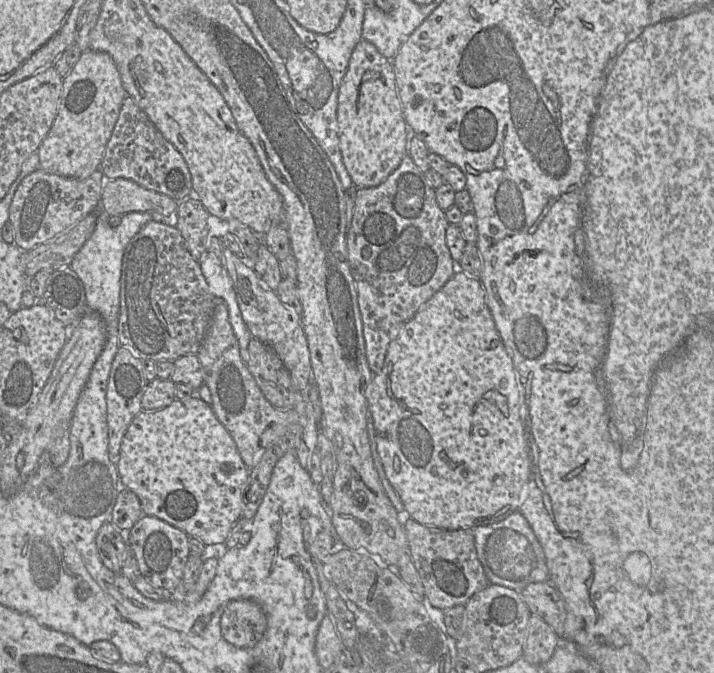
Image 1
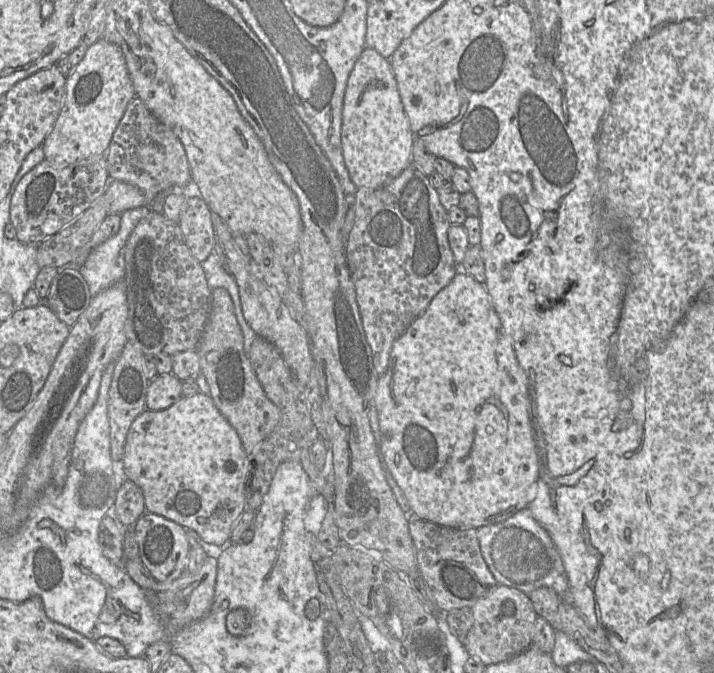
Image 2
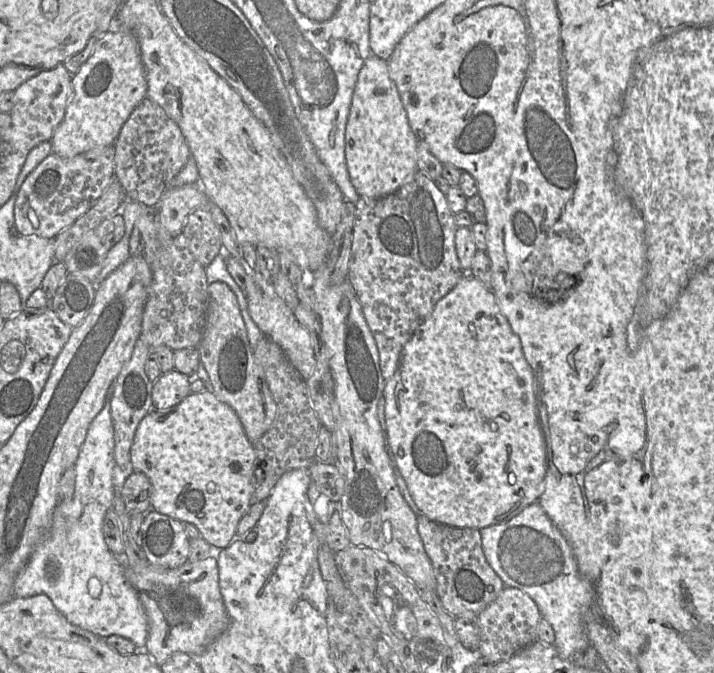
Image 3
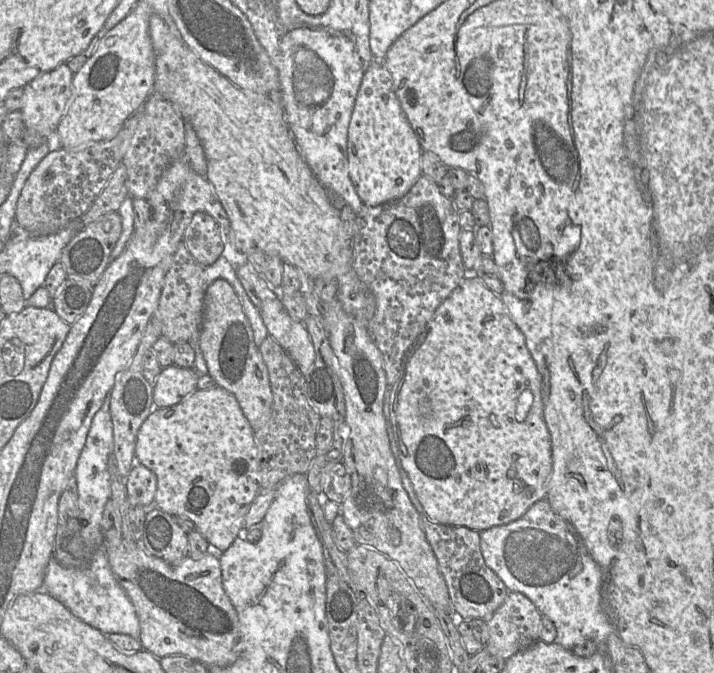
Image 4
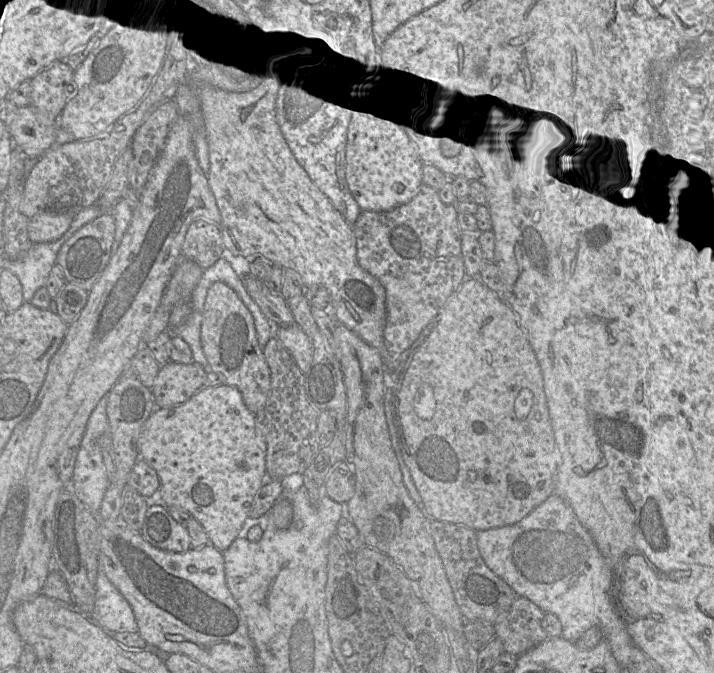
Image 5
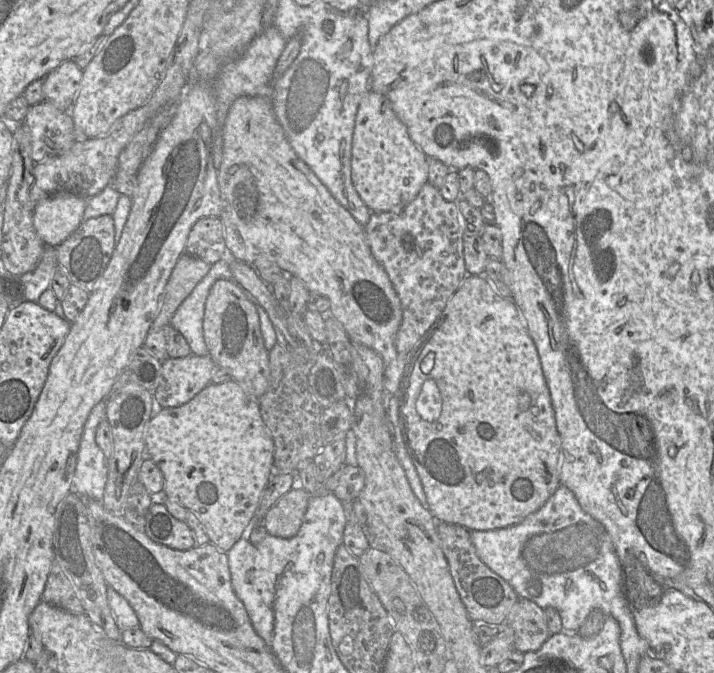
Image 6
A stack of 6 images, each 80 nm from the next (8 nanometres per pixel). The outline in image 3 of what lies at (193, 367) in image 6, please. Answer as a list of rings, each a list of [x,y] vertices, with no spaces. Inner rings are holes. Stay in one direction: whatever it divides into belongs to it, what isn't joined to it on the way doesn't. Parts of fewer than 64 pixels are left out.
[[[175,369],[162,373],[152,384],[152,410],[165,410],[174,407],[190,394],[189,376]]]

